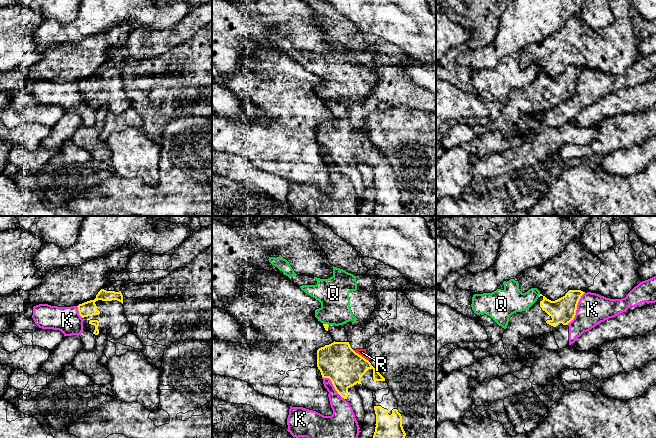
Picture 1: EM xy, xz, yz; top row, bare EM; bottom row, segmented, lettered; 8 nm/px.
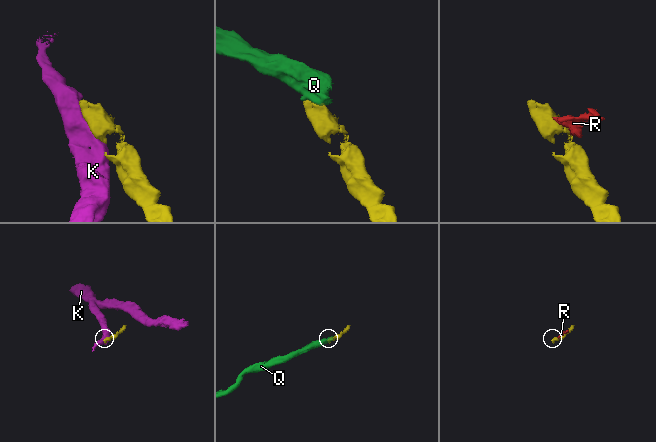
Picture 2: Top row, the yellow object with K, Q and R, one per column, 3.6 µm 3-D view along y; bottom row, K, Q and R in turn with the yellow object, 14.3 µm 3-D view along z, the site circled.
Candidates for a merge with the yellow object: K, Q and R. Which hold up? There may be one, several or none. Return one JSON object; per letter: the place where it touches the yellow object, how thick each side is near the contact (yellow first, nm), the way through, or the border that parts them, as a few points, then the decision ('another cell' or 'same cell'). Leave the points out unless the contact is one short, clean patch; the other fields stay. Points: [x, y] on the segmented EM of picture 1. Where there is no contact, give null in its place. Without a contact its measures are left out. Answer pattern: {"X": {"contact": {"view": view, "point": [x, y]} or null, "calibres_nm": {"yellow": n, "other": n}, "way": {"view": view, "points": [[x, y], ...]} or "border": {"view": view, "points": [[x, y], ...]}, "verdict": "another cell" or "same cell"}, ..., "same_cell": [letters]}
{"K": {"contact": {"view": "yz", "point": [576, 308]}, "calibres_nm": {"yellow": 200, "other": 260}, "verdict": "another cell"}, "Q": {"contact": {"view": "yz", "point": [539, 295]}, "calibres_nm": {"yellow": 200, "other": 200}, "border": {"view": "yz", "points": [[540, 294], [538, 296]]}, "verdict": "another cell"}, "R": {"contact": {"view": "xz", "point": [360, 355]}, "calibres_nm": {"yellow": 300, "other": 60}, "border": {"view": "xz", "points": [[353, 350], [368, 361]]}, "verdict": "another cell"}, "same_cell": []}

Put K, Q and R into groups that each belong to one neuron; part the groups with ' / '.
K / Q R

